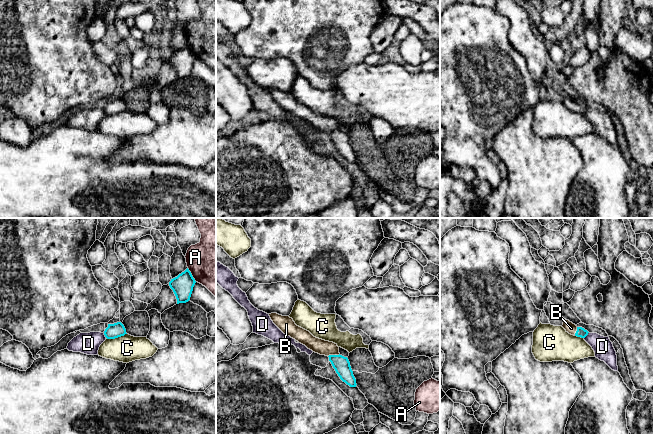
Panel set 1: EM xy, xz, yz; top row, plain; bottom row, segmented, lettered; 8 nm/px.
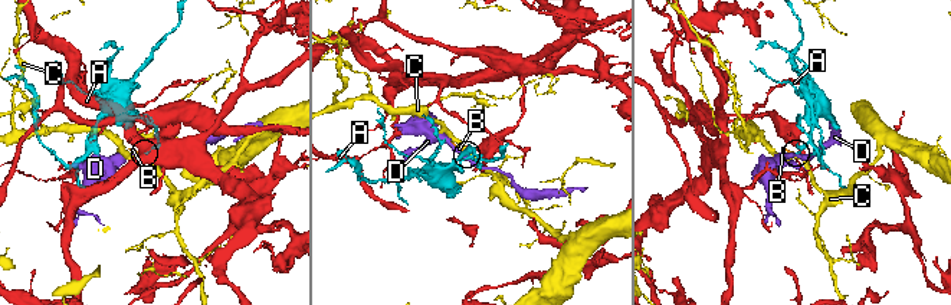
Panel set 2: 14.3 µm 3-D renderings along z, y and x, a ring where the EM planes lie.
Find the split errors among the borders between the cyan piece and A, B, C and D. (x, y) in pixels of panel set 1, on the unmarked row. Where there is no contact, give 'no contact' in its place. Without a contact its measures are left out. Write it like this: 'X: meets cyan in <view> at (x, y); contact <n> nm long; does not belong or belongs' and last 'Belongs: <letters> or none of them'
A: meets cyan in xy at (191, 51); contact 130 nm long; does not belong
B: meets cyan in xz at (333, 131); contact 100 nm long; belongs
C: meets cyan in xy at (116, 113); contact 170 nm long; does not belong
D: meets cyan in yz at (587, 110); contact 70 nm long; does not belong
Belongs: B

